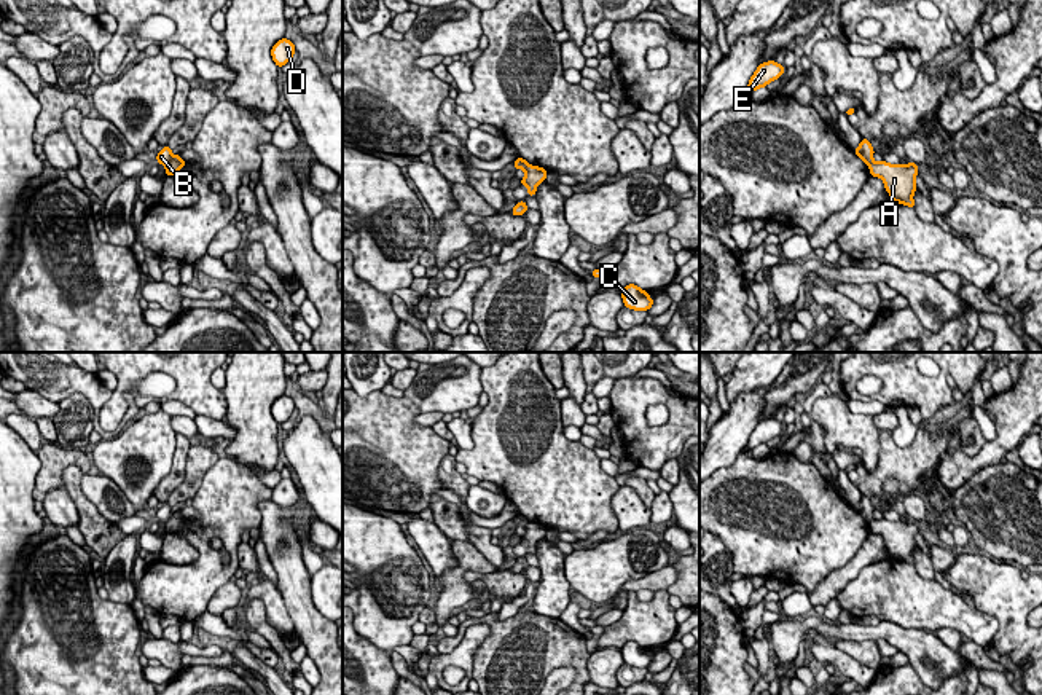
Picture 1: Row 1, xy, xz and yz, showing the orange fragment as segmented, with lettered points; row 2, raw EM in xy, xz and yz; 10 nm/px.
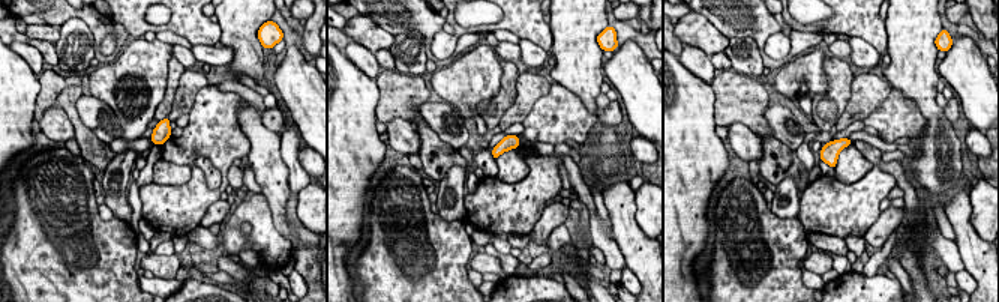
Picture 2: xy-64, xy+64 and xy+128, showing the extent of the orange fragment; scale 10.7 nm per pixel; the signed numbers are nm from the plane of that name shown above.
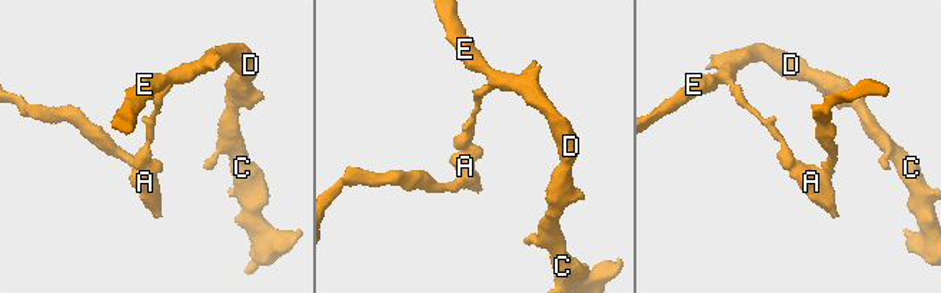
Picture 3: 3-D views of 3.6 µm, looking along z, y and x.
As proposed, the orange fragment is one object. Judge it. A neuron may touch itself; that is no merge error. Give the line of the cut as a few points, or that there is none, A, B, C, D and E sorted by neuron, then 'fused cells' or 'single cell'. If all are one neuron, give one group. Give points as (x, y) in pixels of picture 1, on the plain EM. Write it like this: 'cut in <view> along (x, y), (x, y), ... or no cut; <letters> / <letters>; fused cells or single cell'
cut in xy along (174, 514), (166, 523); A / B C D E; fused cells

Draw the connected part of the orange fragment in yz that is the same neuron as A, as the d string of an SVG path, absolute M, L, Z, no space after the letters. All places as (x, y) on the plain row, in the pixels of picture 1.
M886 518L872 520L870 532L879 534L894 560L915 566L913 550L916 548L915 534L919 531L918 523L910 518L903 521L889 521Z

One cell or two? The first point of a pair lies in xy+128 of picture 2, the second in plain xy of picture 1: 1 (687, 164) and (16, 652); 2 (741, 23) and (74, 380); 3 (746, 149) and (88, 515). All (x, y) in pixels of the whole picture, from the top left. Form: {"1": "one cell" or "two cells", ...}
{"1": "two cells", "2": "one cell", "3": "two cells"}

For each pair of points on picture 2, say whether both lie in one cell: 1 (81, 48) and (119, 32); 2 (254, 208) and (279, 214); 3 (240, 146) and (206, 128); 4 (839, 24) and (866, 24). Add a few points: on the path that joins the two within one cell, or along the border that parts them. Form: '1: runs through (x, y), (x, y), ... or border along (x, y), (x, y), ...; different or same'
1: border along (71, 17), (78, 17), (89, 29), (95, 57); different
2: border along (261, 191), (275, 227), (291, 242); different
3: runs through (231, 143), (222, 141), (215, 134); same
4: runs through (845, 24), (860, 24); same

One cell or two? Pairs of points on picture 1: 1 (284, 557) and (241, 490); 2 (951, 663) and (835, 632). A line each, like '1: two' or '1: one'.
1: two
2: one

